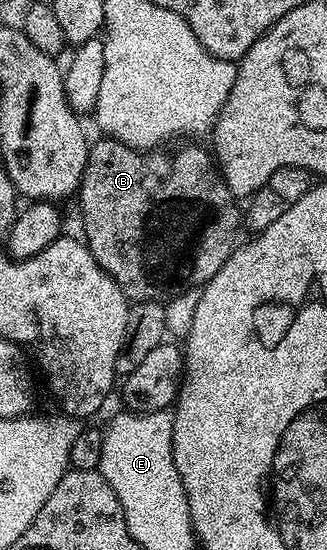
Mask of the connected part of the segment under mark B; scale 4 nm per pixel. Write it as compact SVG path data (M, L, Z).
M103 135L100 138L100 141L92 140L90 142L85 171L79 184L77 202L79 201L79 213L83 216L82 240L89 247L93 259L97 259L99 266L115 280L117 287L121 287L121 291L127 297L128 302L134 303L127 310L125 339L121 343L121 351L117 355L117 363L115 364L116 374L125 375L137 368L145 360L145 355L149 355L149 351L153 351L153 347L164 344L166 337L163 336L167 333L167 313L155 301L163 301L166 297L179 297L186 289L196 288L195 290L198 290L206 285L208 281L211 281L213 275L217 275L217 271L221 271L225 259L229 259L231 252L237 248L235 236L239 233L239 225L241 229L241 209L235 206L238 205L237 198L232 195L227 184L223 182L223 175L216 166L215 158L206 148L203 150L199 145L191 145L195 143L179 143L176 144L179 145L176 149L164 148L162 151L140 151L129 148L125 143L115 140L114 137Z

